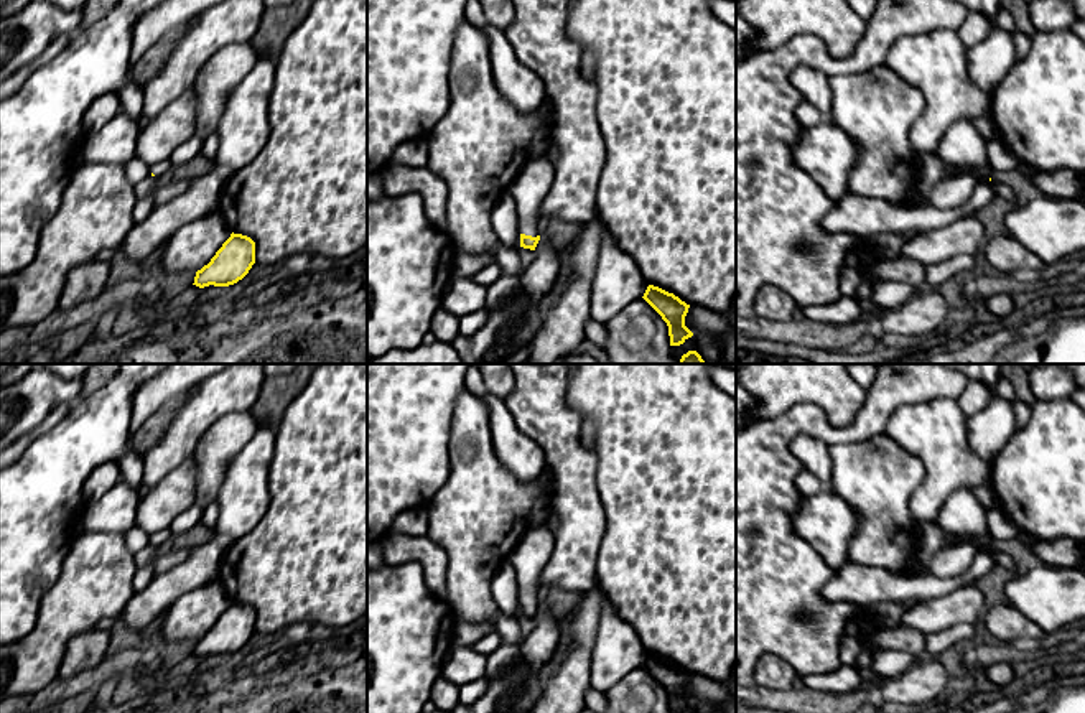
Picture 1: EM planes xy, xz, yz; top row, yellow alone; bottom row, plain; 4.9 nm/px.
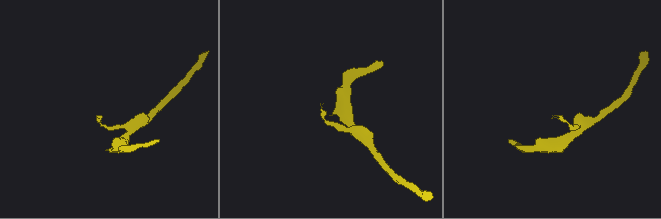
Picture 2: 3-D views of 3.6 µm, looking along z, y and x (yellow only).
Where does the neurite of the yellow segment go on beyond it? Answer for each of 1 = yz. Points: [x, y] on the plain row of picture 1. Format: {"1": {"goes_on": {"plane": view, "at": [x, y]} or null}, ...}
{"1": {"goes_on": null}}

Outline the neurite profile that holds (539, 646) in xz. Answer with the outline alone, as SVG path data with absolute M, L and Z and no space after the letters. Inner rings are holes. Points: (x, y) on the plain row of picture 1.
M540 606L535 629L517 645L517 655L527 667L537 669L552 657L560 641L560 624L548 608Z

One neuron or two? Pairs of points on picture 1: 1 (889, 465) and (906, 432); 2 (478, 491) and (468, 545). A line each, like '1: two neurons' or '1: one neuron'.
1: two neurons
2: one neuron

